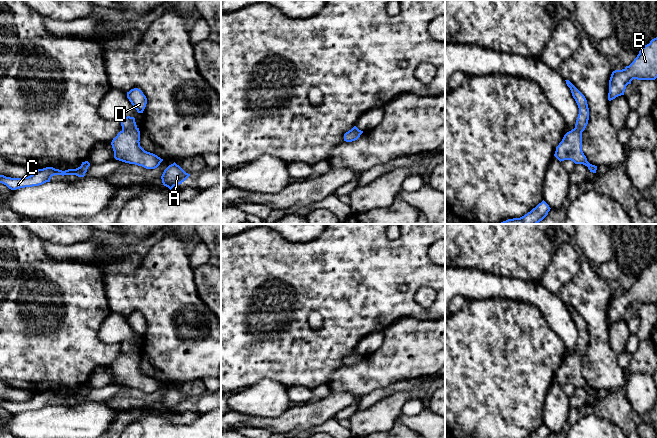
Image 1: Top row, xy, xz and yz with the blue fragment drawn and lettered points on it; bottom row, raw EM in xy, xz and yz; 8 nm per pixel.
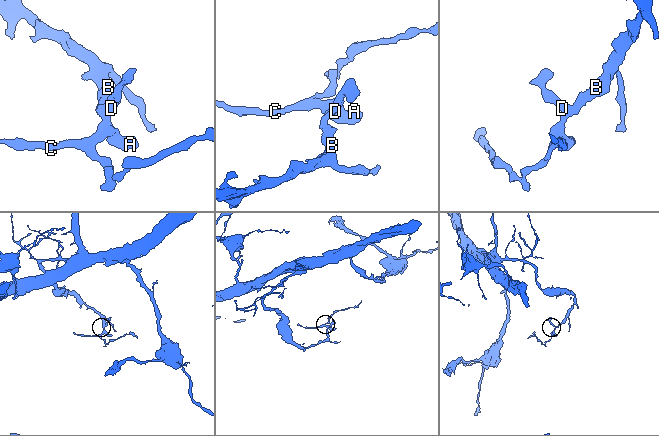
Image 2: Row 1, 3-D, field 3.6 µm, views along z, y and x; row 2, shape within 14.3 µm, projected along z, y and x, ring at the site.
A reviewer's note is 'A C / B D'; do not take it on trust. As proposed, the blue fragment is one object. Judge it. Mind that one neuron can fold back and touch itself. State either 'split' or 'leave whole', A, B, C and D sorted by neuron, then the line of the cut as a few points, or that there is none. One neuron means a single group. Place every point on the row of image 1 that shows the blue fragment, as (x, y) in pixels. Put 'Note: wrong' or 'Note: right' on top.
Note: wrong
leave whole; A B C D; no cut

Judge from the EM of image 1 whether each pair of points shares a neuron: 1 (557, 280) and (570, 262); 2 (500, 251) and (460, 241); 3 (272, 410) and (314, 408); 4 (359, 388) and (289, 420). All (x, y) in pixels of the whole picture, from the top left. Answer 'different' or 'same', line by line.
1: same
2: same
3: different
4: different

